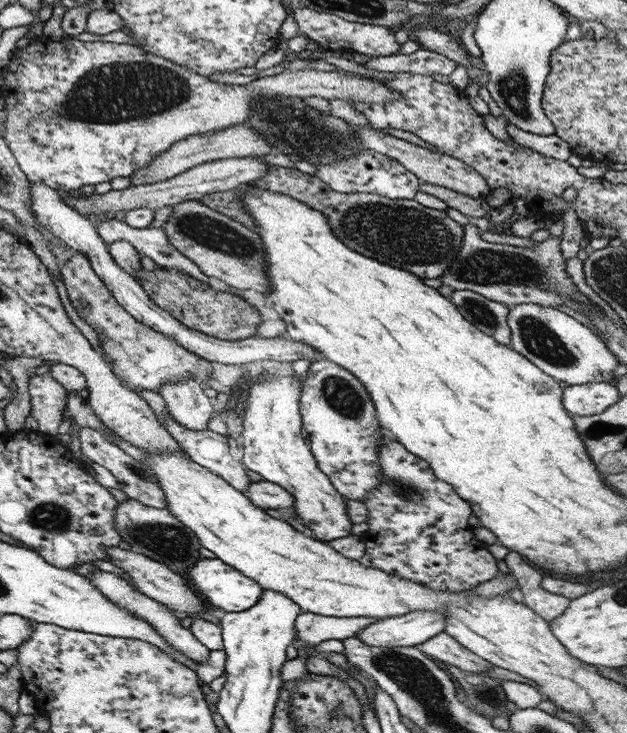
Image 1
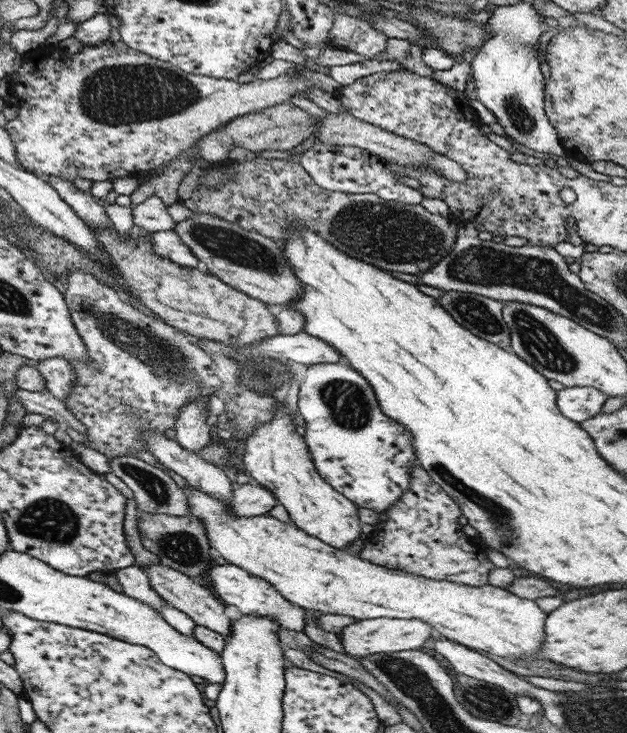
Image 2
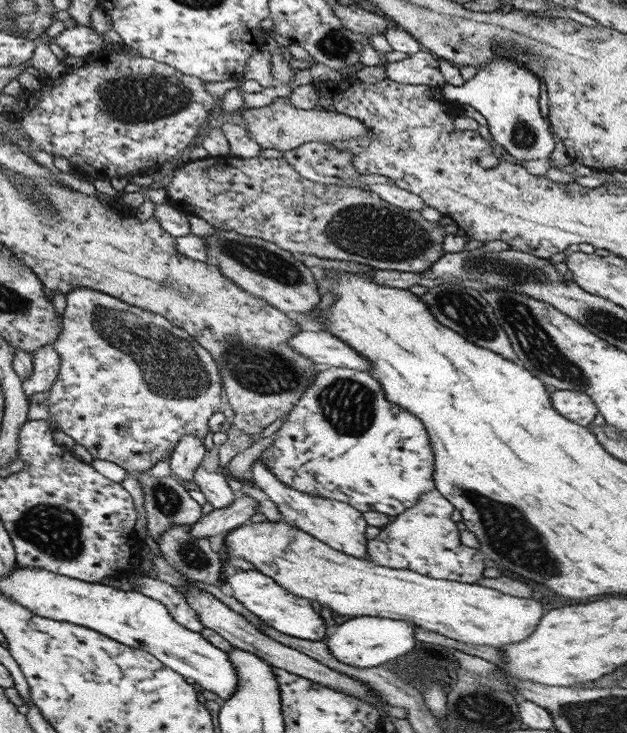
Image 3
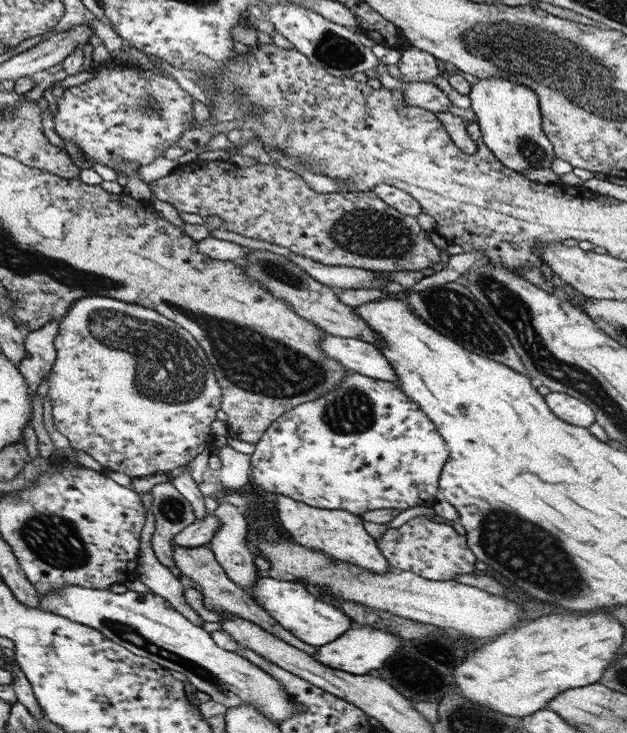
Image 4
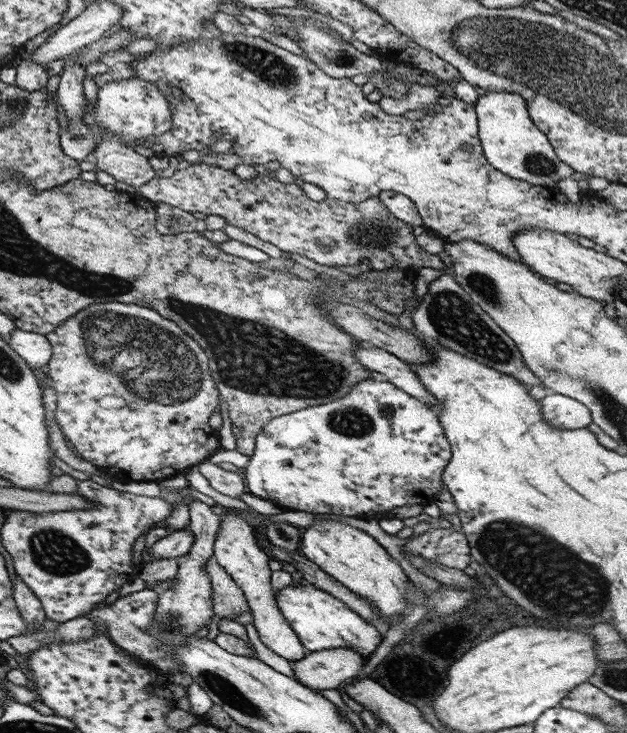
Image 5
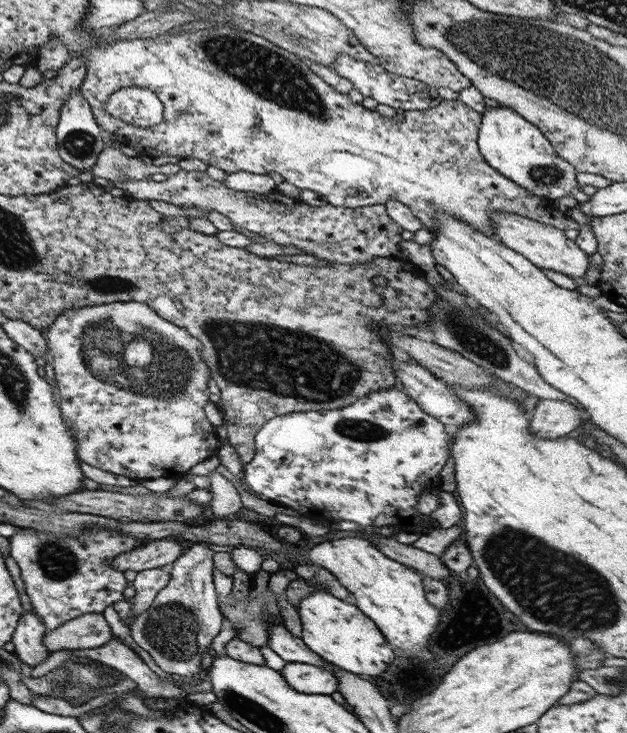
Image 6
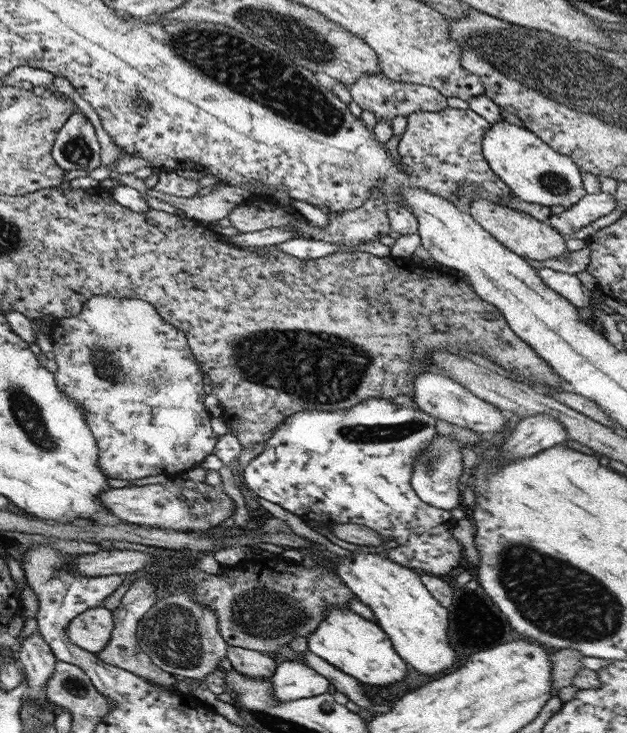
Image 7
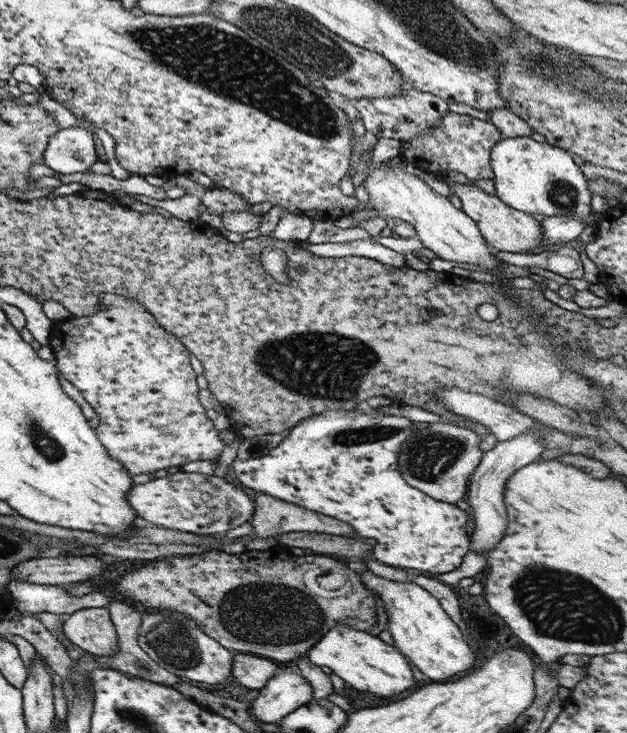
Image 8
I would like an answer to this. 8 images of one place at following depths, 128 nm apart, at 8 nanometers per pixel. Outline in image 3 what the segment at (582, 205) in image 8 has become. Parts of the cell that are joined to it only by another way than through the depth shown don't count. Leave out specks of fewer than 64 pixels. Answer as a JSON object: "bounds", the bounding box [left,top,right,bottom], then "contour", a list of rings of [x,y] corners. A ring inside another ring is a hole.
{"bounds":[440,58,555,160],"contour":[[[493,58],[462,85],[444,83],[440,89],[448,102],[468,104],[477,110],[485,119],[492,140],[513,158],[537,160],[547,158],[555,148],[555,140],[548,132],[537,105],[539,83],[538,77],[527,68],[521,68],[517,62],[513,64],[513,60]]]}

